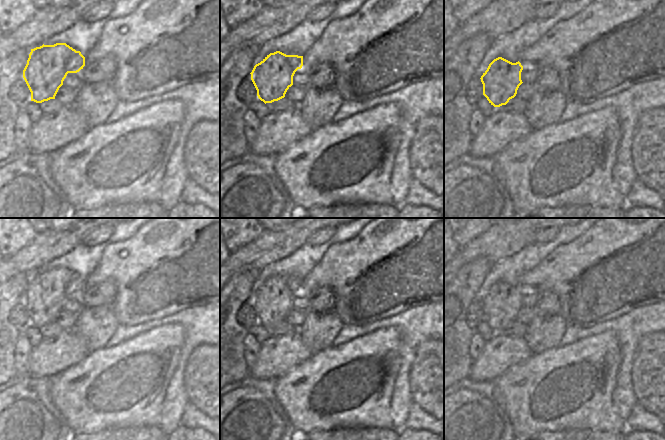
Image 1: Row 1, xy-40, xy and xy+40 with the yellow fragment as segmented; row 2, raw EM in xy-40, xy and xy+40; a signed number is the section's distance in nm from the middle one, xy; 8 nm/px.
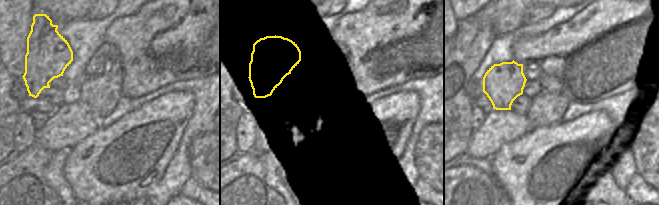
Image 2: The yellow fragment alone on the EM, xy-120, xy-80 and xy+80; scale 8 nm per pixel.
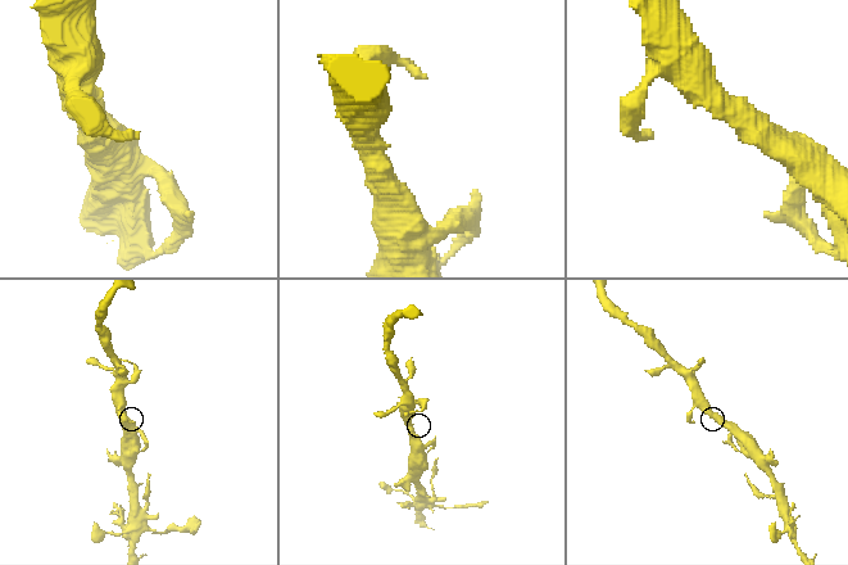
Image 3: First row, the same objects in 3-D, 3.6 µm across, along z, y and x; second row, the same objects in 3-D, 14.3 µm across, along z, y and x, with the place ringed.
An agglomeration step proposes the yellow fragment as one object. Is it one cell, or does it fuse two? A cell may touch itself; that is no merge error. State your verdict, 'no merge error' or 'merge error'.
no merge error

